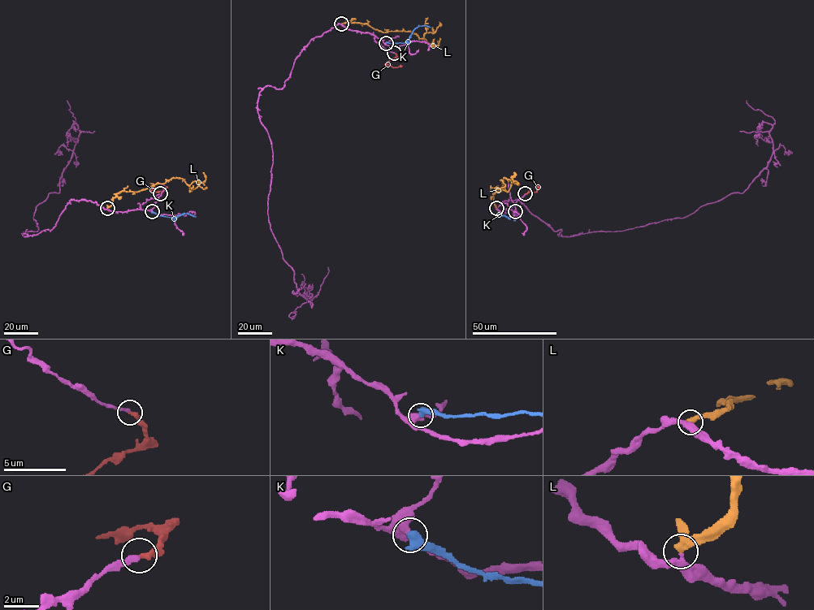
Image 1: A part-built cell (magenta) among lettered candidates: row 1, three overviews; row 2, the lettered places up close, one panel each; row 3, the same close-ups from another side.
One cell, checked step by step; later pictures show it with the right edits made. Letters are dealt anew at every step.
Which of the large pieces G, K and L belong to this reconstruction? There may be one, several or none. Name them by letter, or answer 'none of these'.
G

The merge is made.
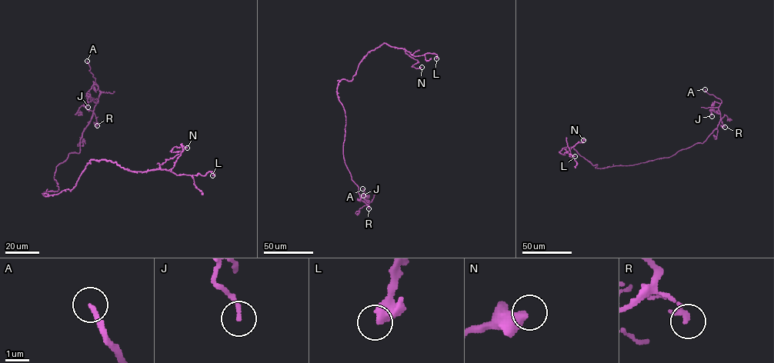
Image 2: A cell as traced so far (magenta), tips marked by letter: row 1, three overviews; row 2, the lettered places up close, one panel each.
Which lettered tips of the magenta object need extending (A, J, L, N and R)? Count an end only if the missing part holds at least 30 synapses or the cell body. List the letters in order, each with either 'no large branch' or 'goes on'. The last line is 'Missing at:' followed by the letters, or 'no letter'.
A: goes on
J: no large branch
L: no large branch
N: no large branch
R: no large branch
Missing at: A

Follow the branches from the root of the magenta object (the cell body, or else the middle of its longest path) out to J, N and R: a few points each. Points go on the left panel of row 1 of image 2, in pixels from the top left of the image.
J: (54, 191), (56, 168), (79, 151), (99, 95), (95, 82), (87, 93), (88, 107)
N: (54, 191), (44, 194), (70, 191), (91, 160), (145, 171), (181, 152), (171, 152), (174, 147), (187, 148)
R: (54, 191), (58, 190), (54, 178), (56, 168), (69, 153), (79, 151), (82, 133), (94, 114), (97, 125)

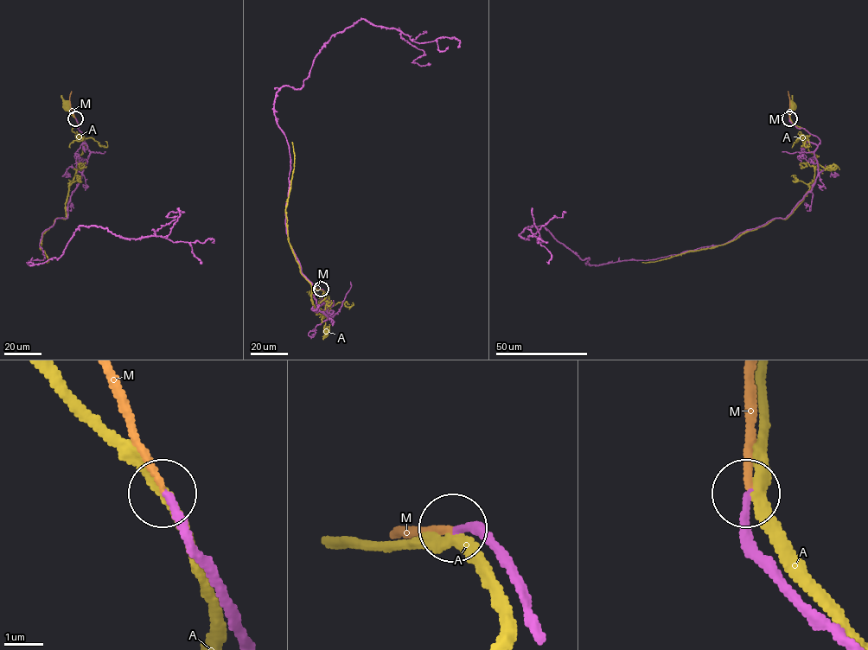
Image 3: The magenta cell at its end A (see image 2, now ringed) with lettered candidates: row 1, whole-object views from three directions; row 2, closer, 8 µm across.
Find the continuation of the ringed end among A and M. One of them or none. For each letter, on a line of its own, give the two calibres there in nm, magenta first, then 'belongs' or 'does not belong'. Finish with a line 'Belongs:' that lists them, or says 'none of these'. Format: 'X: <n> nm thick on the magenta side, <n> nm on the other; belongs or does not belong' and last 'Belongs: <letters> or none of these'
A: 220 nm thick on the magenta side, 280 nm on the other; does not belong
M: 200 nm thick on the magenta side, 150 nm on the other; belongs
Belongs: M

